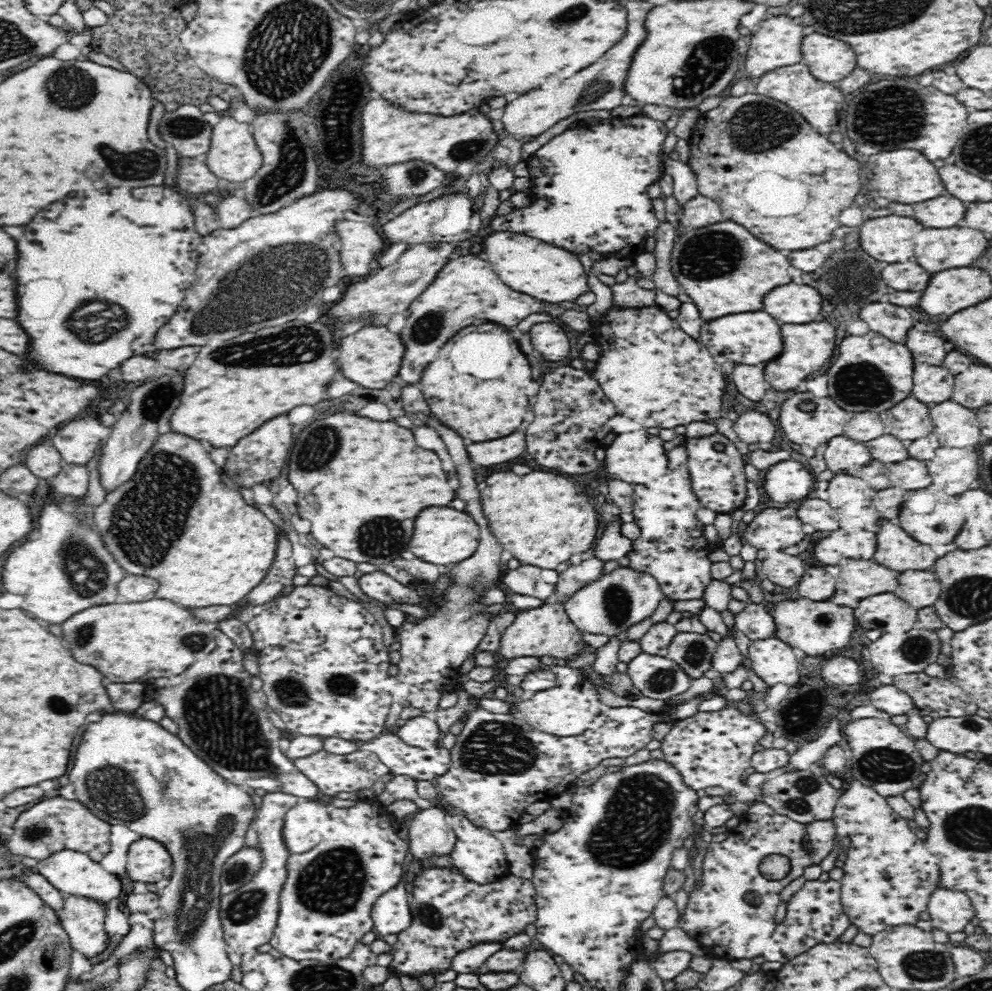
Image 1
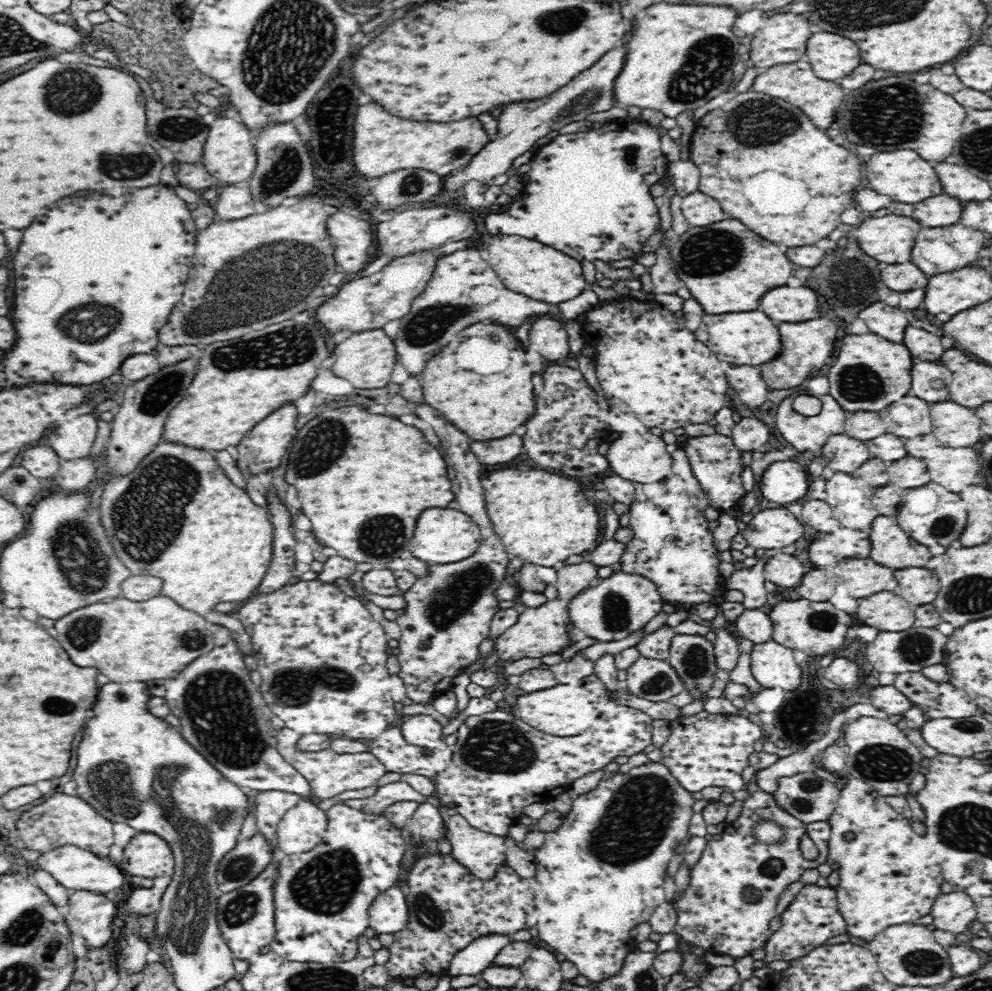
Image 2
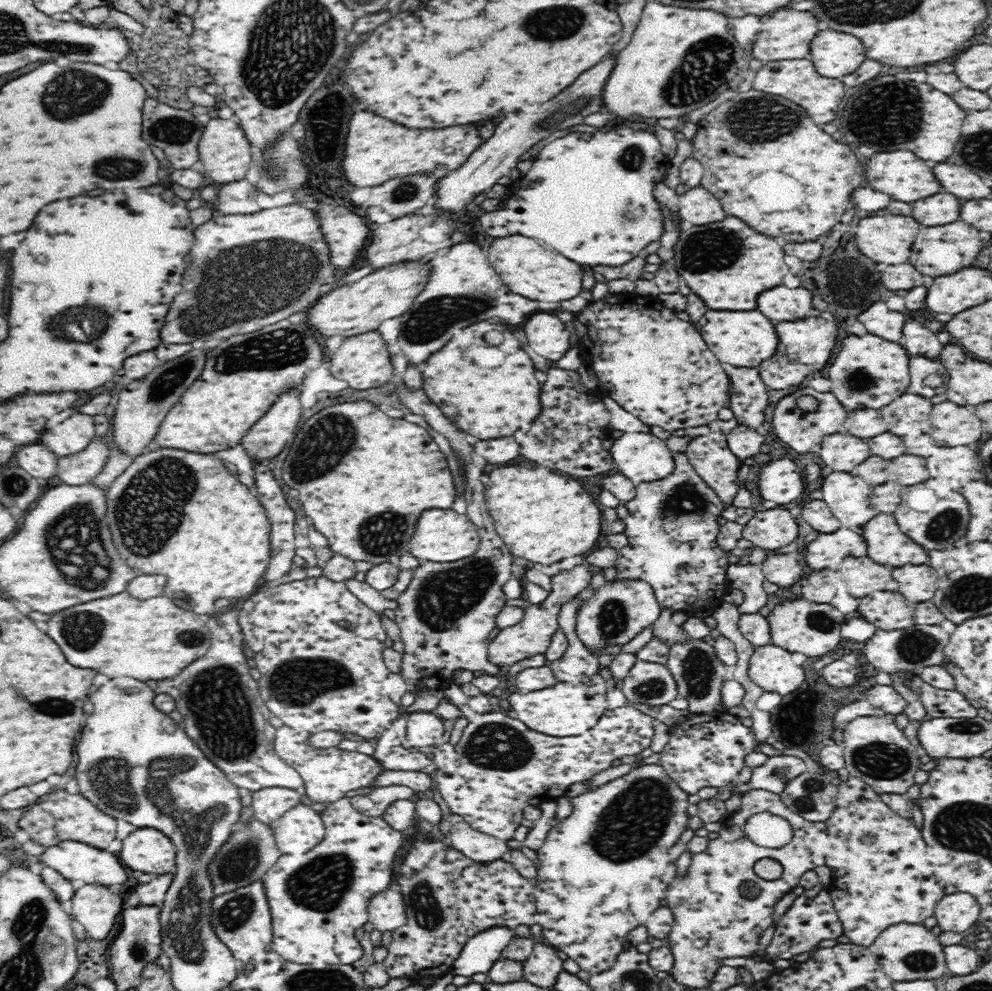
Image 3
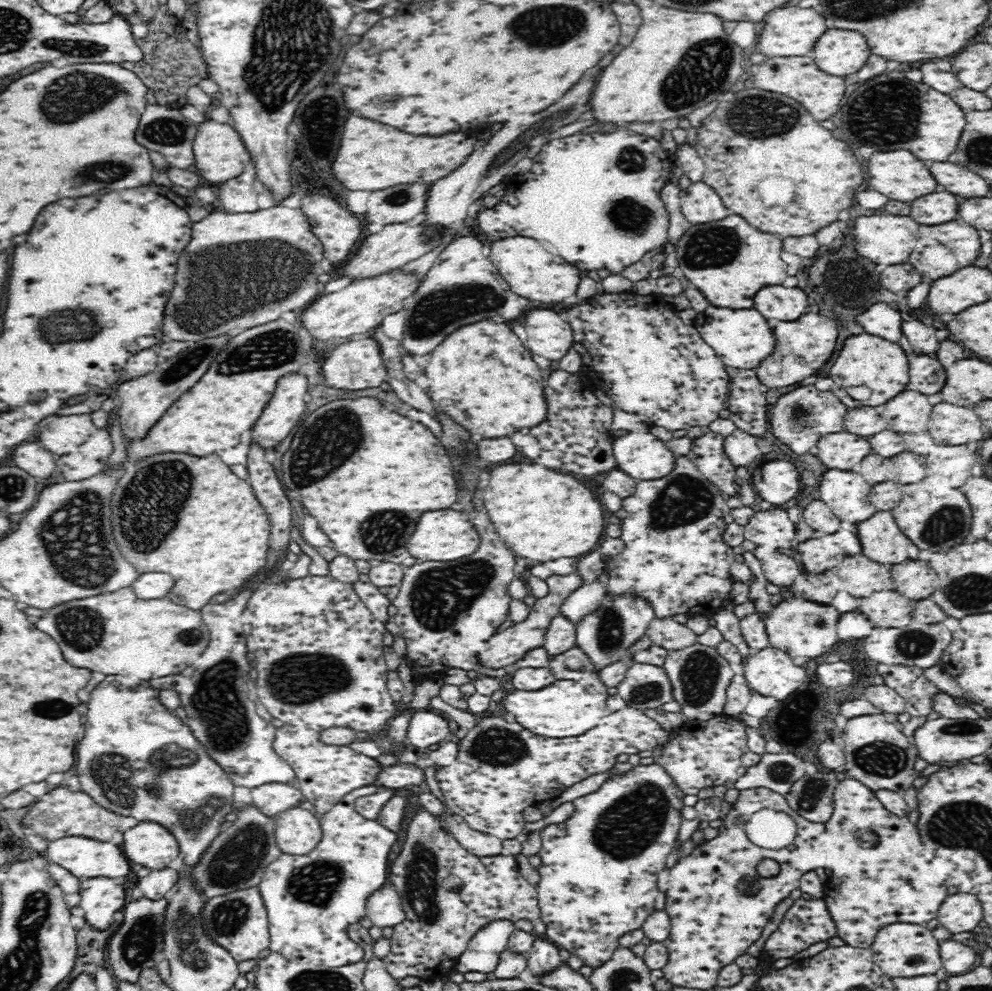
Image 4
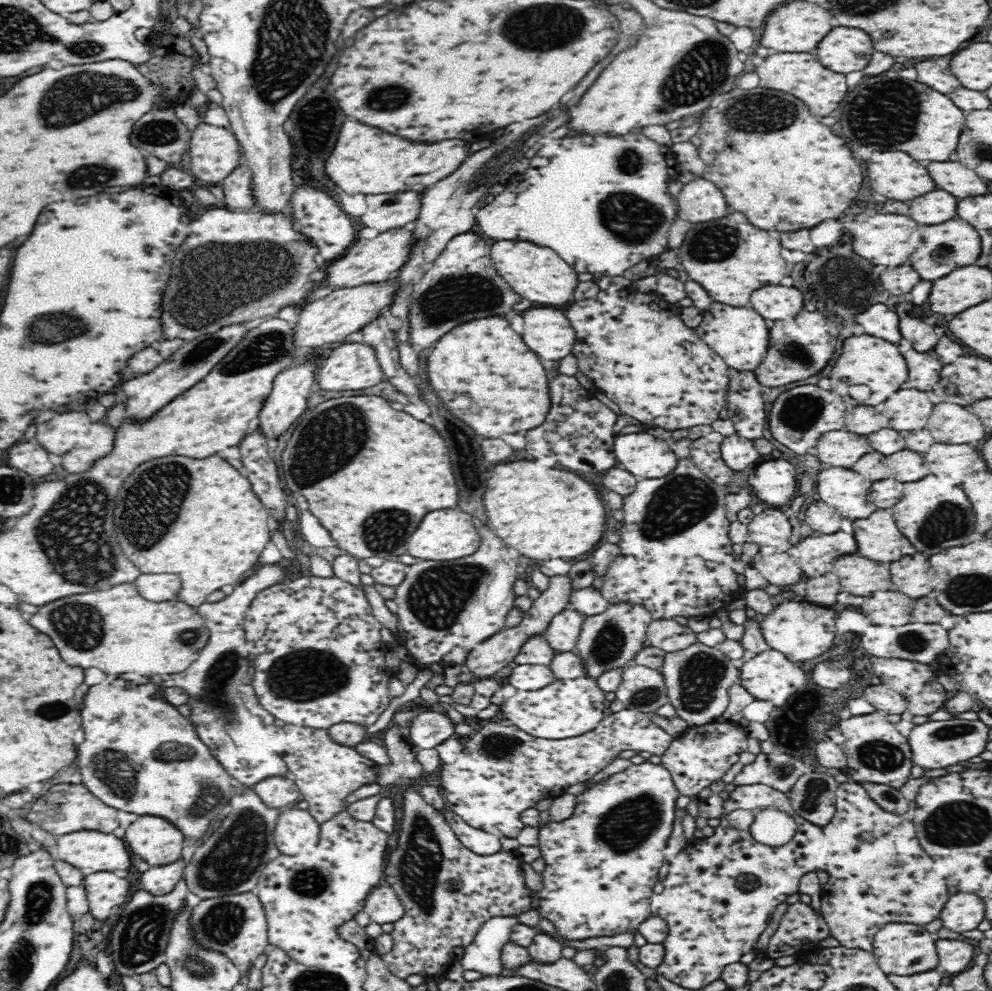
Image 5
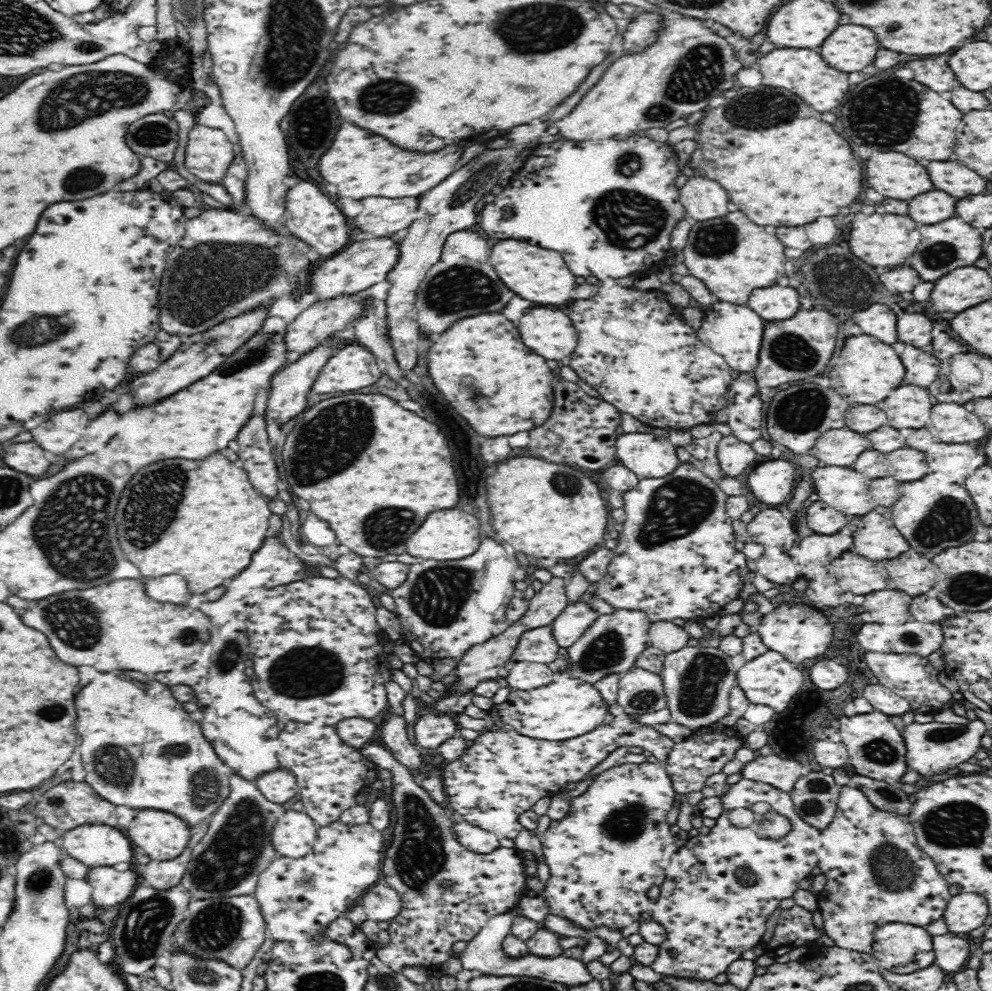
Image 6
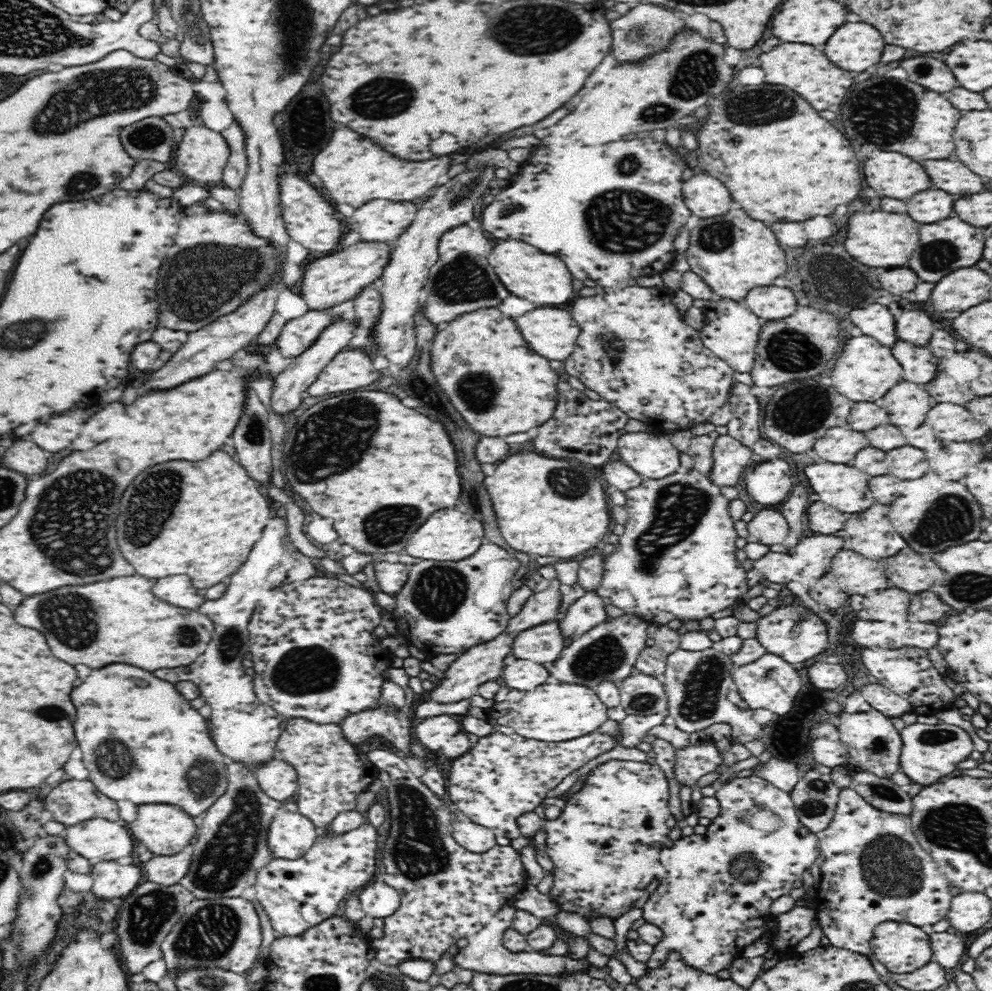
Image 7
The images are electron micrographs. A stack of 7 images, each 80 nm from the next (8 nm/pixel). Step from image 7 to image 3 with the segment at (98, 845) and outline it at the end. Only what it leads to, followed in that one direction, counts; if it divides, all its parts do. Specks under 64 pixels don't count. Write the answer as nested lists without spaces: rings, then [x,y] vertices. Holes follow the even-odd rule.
[[[62,840],[54,846],[46,847],[41,854],[42,862],[46,867],[54,868],[60,872],[64,878],[72,882],[77,891],[84,884],[103,884],[112,886],[112,884],[123,883],[127,879],[128,870],[116,853],[116,847],[96,848],[77,840]]]

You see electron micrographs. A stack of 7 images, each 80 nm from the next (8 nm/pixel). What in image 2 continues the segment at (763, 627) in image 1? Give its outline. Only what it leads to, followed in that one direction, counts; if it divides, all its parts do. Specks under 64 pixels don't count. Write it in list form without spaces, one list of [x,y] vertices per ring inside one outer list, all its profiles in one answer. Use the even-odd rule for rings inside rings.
[[[762,609],[742,611],[734,622],[738,632],[755,645],[765,643],[773,638],[772,621]]]

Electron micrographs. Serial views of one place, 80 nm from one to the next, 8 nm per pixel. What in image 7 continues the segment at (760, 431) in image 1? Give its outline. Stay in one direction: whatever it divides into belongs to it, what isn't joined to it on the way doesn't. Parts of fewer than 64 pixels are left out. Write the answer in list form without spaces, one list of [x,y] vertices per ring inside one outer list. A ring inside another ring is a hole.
[[[719,435],[713,446],[713,466],[706,477],[720,488],[735,487],[746,467],[753,464],[751,454],[752,451],[739,444],[733,436]]]

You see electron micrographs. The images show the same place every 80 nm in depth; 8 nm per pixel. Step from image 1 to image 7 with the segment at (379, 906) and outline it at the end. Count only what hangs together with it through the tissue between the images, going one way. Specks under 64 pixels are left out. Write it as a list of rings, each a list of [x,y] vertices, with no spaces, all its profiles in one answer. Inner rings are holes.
[[[372,880],[357,892],[361,908],[372,918],[394,914],[401,903],[400,893],[384,881]]]

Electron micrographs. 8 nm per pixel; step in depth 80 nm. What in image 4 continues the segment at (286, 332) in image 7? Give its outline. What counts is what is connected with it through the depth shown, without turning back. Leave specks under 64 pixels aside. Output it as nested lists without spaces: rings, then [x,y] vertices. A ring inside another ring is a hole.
[[[396,269],[374,278],[352,281],[338,292],[323,294],[299,311],[300,324],[312,341],[333,345],[345,341],[354,334],[372,331],[382,324],[387,315],[402,311],[402,300],[414,295],[421,281],[416,274]]]

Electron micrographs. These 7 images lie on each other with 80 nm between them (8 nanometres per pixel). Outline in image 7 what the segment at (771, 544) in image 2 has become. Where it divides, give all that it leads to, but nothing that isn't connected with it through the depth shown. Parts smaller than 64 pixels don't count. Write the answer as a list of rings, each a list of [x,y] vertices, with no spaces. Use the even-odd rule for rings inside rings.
[[[760,509],[747,522],[748,542],[757,542],[772,546],[772,544],[782,544],[788,536],[788,524],[784,515],[774,509]]]

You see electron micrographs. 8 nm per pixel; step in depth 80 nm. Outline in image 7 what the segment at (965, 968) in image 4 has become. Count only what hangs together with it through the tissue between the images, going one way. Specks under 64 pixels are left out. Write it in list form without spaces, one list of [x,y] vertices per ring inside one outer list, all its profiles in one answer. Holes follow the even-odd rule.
[[[954,931],[932,932],[929,935],[932,947],[932,962],[946,968],[954,968],[964,961],[967,948],[964,946],[962,935]]]

